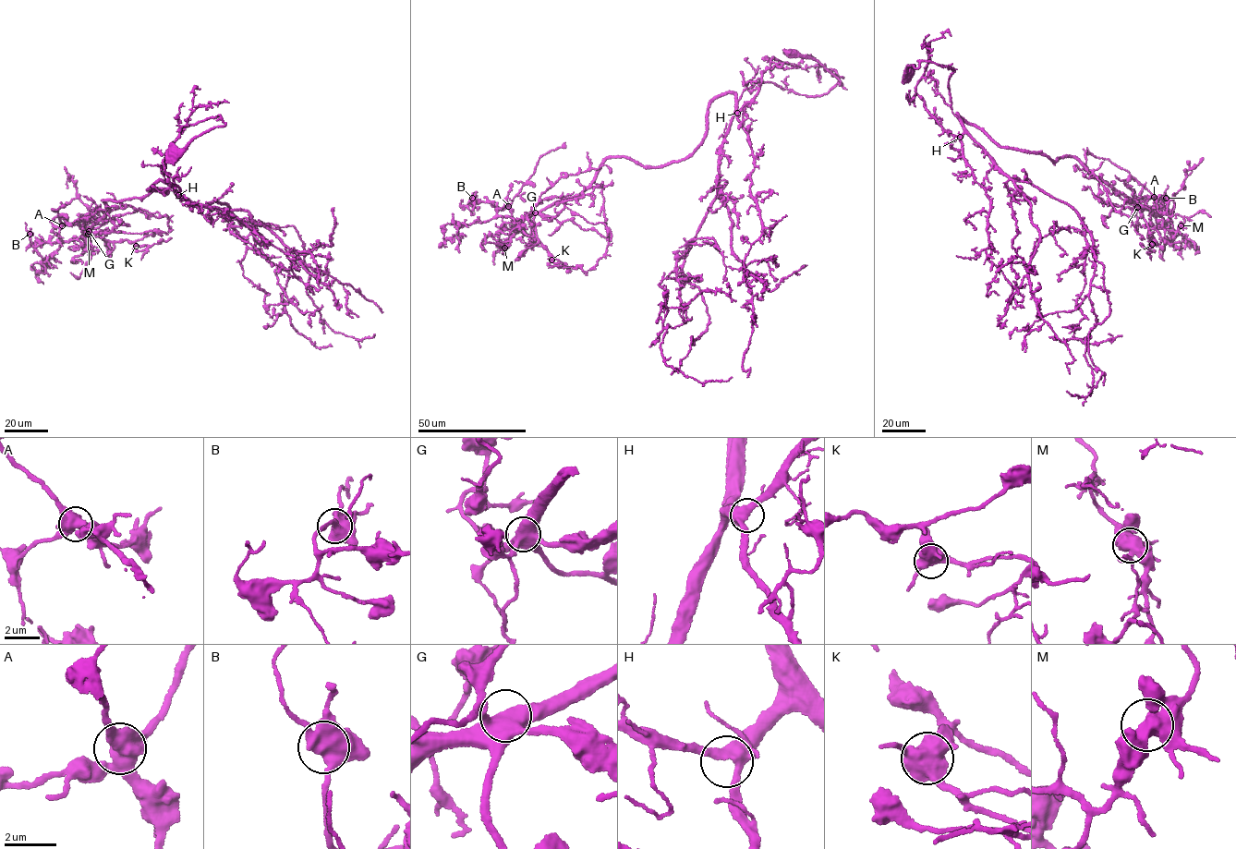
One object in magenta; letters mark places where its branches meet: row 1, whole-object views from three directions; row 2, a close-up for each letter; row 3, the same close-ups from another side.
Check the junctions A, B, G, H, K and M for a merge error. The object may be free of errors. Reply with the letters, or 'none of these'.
none of these

